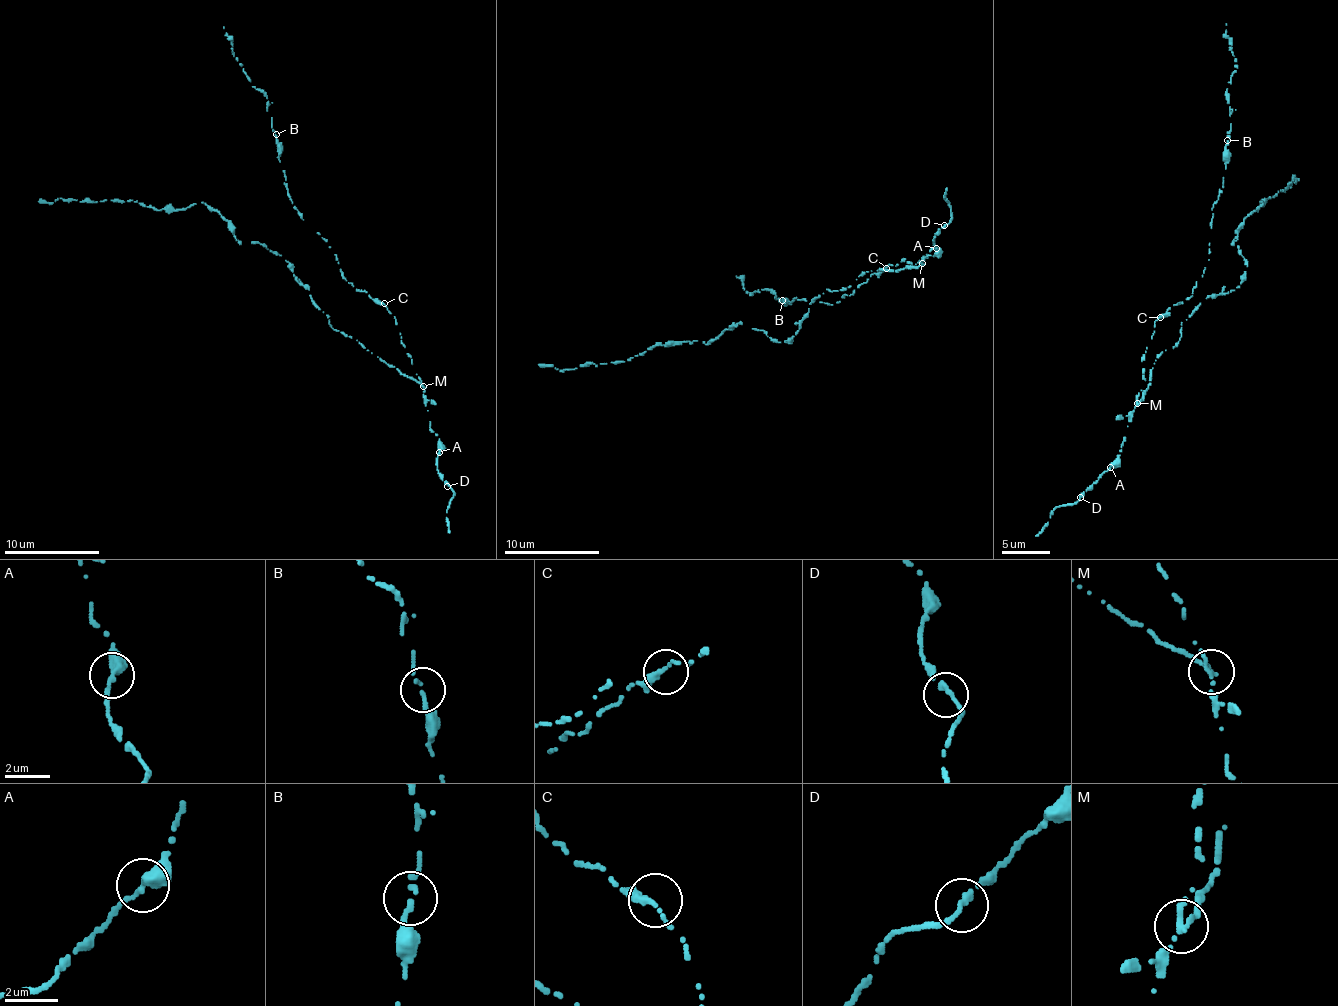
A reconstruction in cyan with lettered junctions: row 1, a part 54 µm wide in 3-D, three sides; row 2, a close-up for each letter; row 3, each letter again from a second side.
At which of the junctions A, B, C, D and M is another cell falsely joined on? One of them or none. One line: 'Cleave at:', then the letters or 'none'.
Cleave at: M

